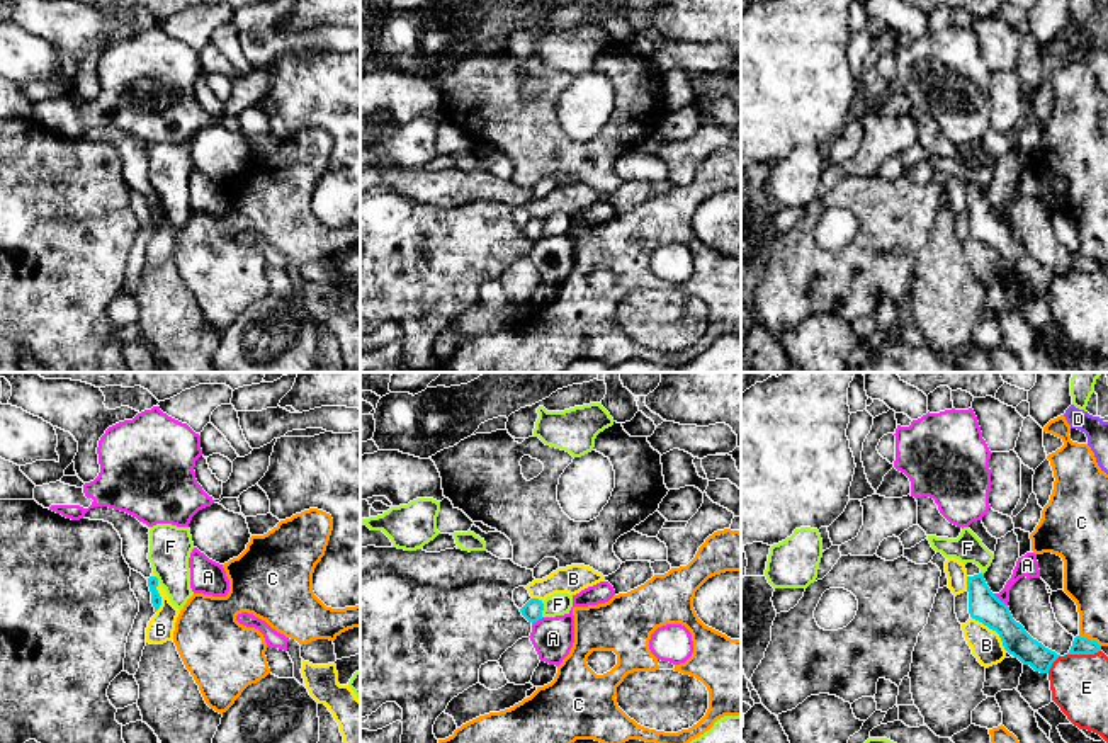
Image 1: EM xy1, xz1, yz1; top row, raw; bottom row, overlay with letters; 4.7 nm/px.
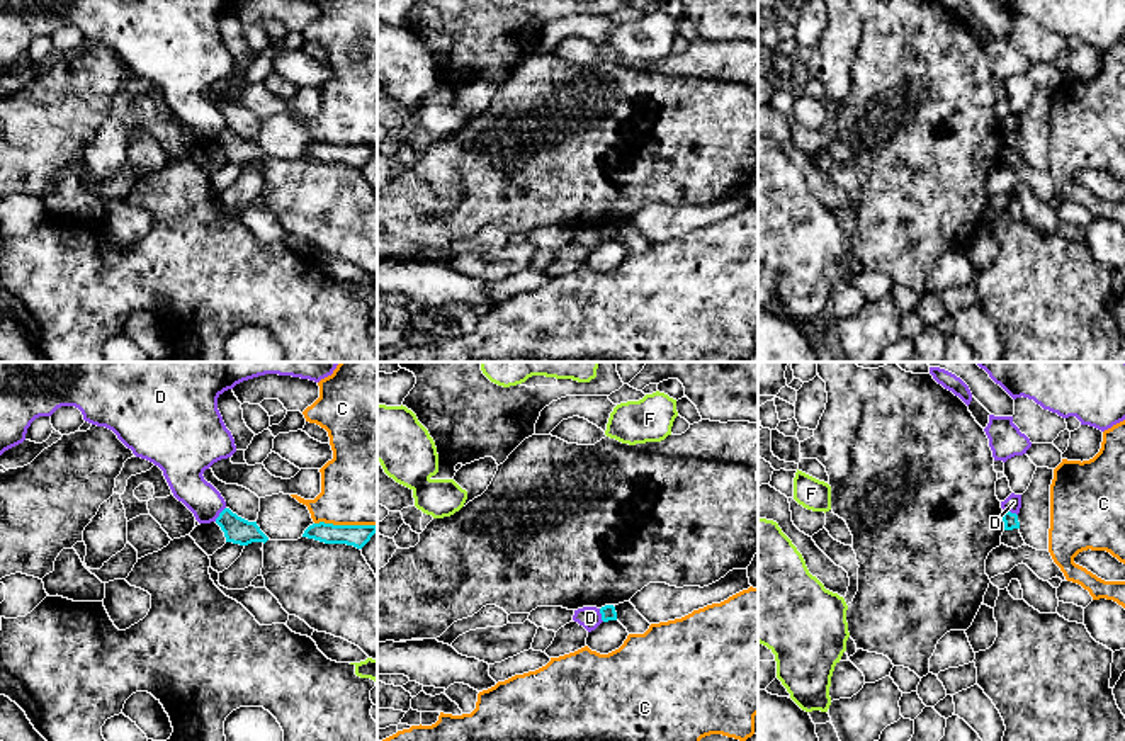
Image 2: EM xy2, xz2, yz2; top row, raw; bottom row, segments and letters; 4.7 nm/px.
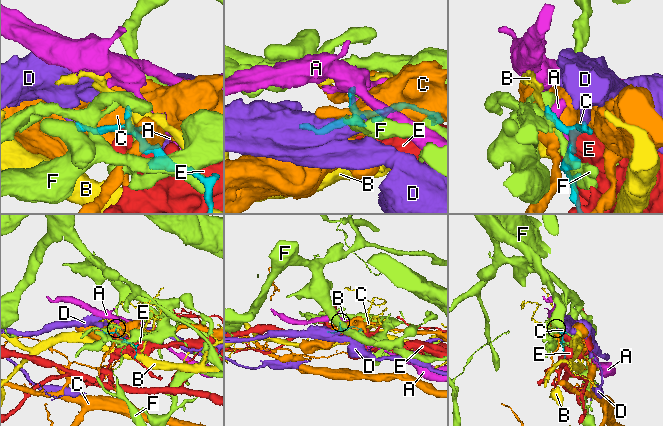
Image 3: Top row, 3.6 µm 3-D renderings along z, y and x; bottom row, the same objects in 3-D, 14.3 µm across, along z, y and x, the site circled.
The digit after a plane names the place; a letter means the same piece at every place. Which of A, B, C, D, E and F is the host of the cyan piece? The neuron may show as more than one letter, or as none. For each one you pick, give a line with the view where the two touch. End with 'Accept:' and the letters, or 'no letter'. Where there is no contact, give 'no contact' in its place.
Accept: no letter

